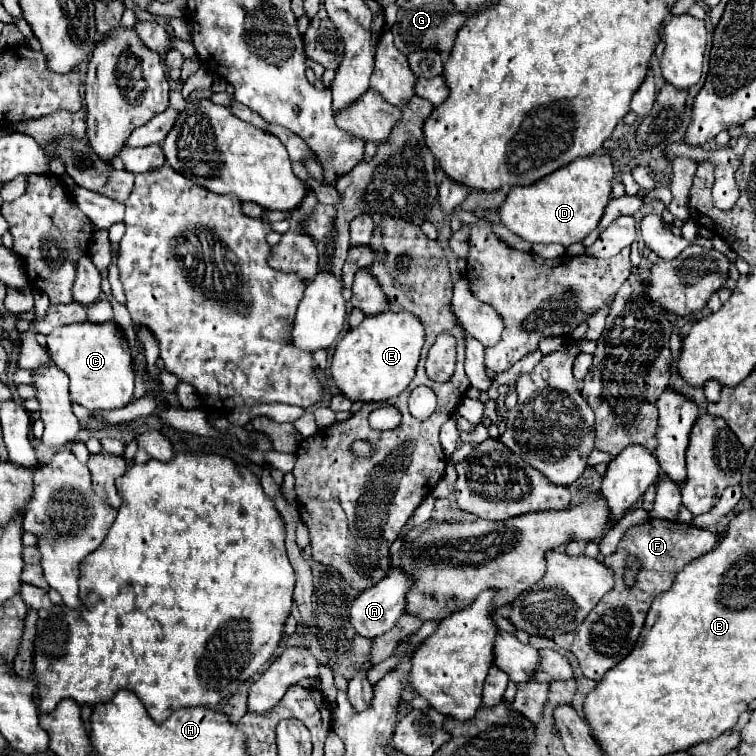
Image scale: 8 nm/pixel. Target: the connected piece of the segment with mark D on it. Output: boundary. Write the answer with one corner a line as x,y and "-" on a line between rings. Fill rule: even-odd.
599,153
575,159
531,187
511,187
499,209
501,223
529,243
559,243
563,247
581,243
605,213
613,177
615,171
609,155

